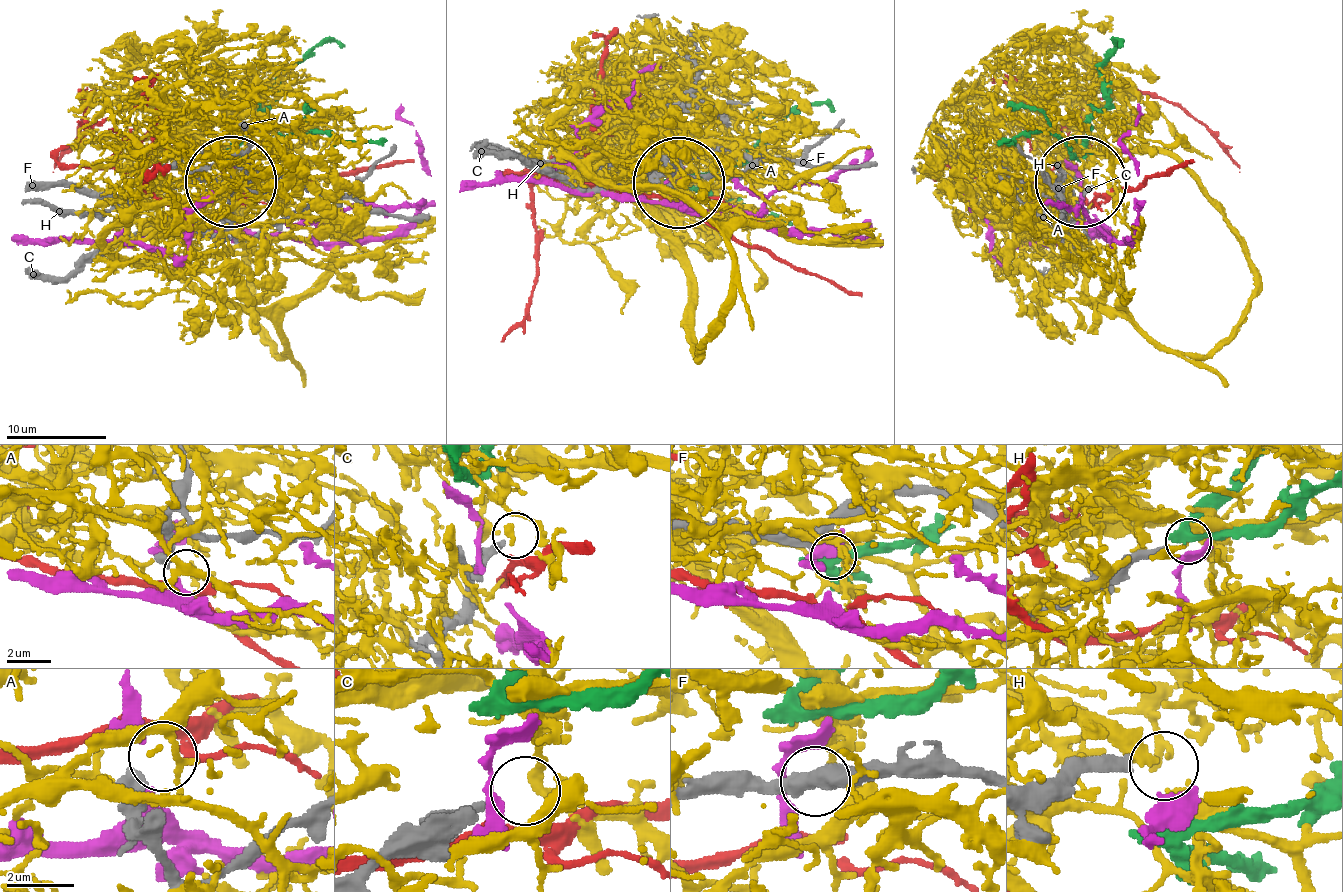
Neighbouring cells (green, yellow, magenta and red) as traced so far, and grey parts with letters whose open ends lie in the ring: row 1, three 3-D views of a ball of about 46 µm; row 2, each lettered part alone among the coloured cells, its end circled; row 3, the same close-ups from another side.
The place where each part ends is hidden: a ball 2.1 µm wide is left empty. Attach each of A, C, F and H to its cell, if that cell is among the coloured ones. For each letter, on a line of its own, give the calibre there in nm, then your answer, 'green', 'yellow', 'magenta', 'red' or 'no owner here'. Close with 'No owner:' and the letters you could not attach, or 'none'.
A: 480 nm | red
C: 240 nm | no owner here
F: 440 nm | no owner here
H: 360 nm | no owner here
No owner: C, F, H

